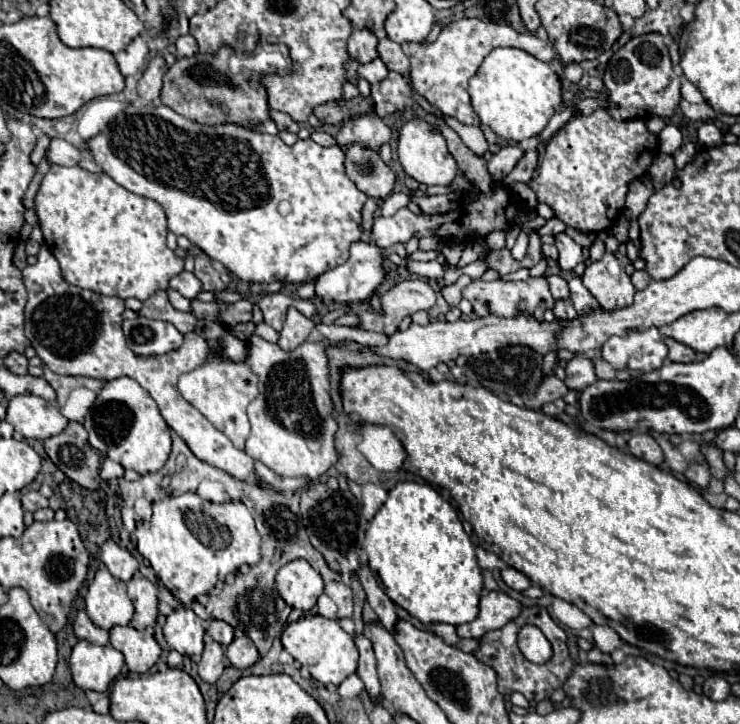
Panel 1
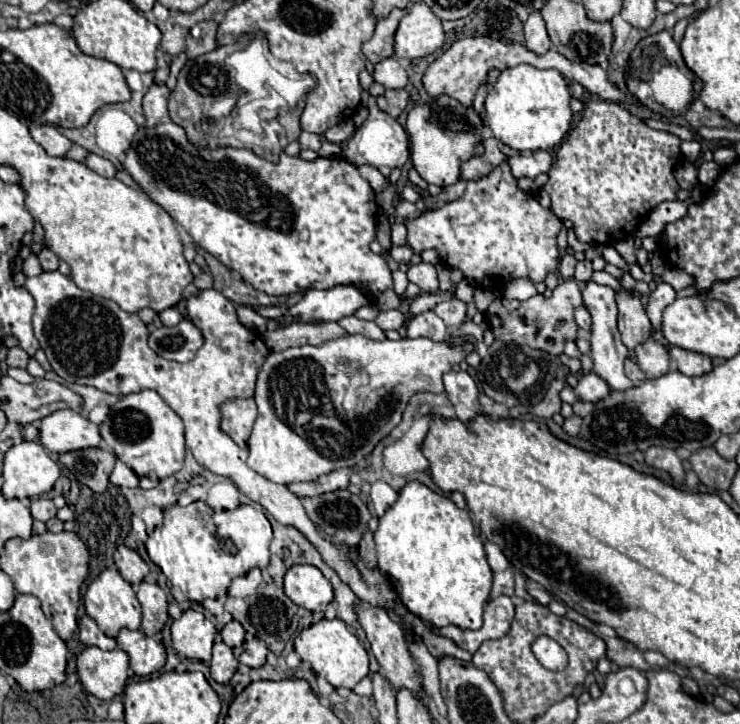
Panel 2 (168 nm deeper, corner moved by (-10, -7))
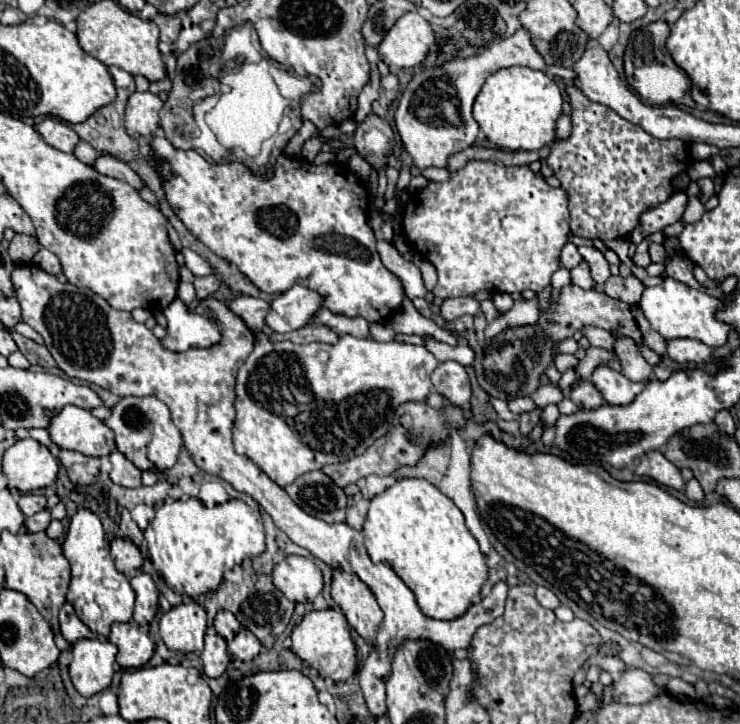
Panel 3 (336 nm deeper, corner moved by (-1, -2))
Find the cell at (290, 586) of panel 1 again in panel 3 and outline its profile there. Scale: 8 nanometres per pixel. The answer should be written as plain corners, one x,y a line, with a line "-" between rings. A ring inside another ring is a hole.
288,555
276,563
274,587
294,603
312,603
322,593
322,573
314,561
298,555

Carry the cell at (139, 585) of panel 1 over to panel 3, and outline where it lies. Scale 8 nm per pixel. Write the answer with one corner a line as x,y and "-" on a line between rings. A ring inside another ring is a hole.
138,573
136,577
130,579
130,585
136,593
136,607
134,607
134,621
138,625
148,625
156,611
159,611
158,589
152,581
150,575

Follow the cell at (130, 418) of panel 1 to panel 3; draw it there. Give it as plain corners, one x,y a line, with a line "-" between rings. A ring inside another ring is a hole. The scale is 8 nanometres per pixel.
122,397
112,409
110,417
104,419
106,427
114,431
116,449
130,459
142,471
166,471
170,469
180,453
182,435
172,423
170,409
156,397

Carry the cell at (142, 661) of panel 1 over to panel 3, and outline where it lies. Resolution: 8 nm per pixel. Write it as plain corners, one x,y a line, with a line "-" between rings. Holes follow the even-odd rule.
114,623
108,639
118,647
116,661
122,669
138,669
154,655
152,637
136,623

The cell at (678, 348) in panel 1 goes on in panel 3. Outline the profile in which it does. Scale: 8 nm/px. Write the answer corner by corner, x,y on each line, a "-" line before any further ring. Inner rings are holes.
672,339
666,347
666,357
674,363
704,363
712,355
712,347
696,339

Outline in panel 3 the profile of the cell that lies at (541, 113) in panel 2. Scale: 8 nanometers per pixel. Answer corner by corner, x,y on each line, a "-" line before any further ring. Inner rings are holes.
506,67
486,79
474,101
474,119
484,135
500,149
538,151
556,139
556,121
562,115
562,93
544,73
530,67

